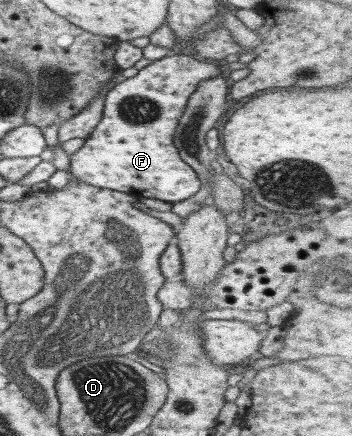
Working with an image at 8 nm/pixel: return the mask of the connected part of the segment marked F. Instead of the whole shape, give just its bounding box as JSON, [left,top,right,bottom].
[46,54,225,205]

